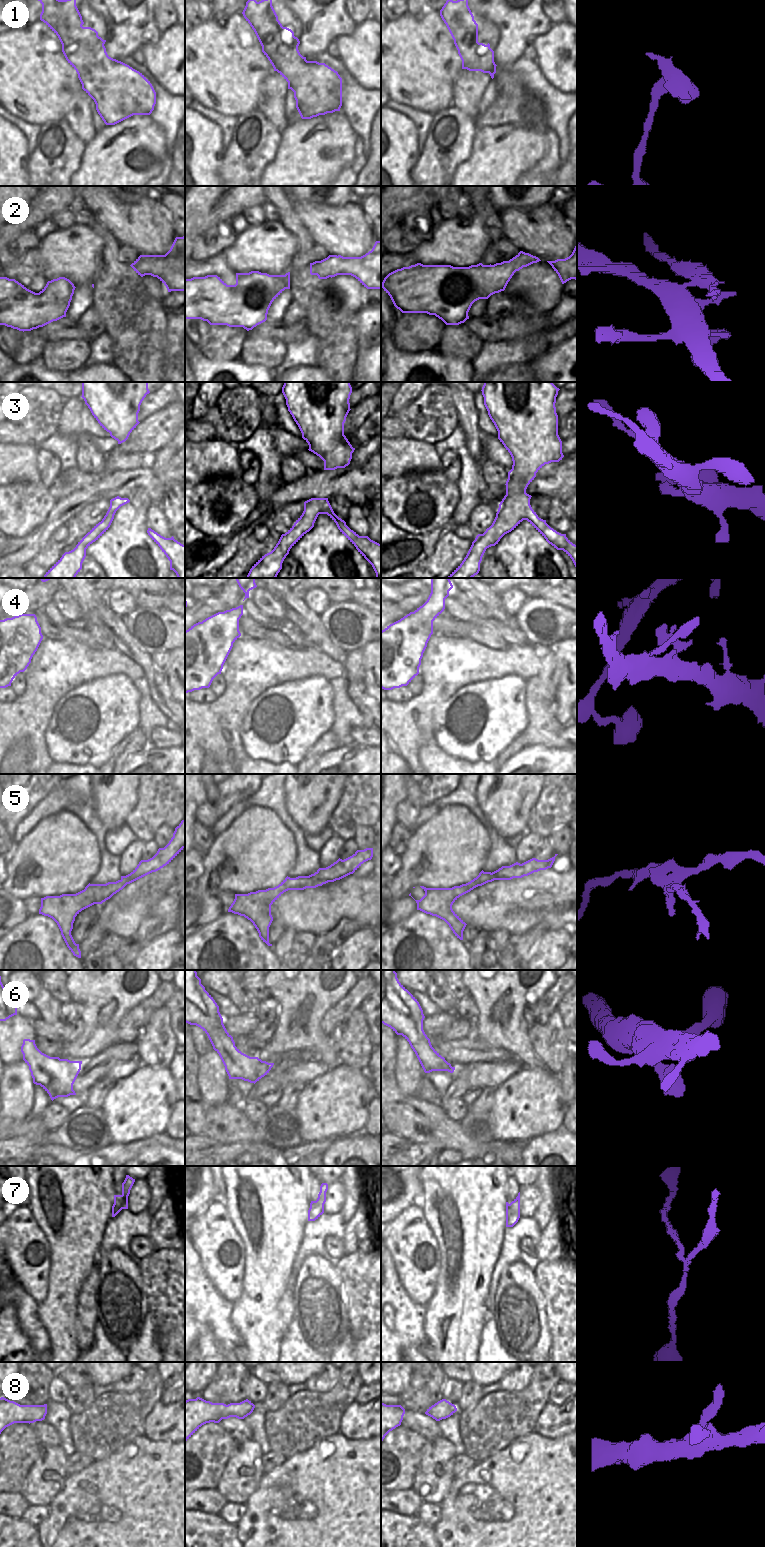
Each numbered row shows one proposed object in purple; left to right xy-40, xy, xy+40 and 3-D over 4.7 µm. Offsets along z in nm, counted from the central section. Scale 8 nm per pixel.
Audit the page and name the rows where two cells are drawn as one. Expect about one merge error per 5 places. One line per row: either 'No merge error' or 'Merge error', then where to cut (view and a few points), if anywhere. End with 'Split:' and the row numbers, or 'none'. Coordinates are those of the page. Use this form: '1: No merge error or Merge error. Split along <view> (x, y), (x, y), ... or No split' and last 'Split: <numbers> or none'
1: Merge error. Split along xy+40 (465, 64), (471, 63), (478, 70)
2: Merge error. Split along xy (336, 255), (316, 266), (310, 267)
3: No merge error. No split
4: No merge error. No split
5: Merge error. Split along xy (309, 875), (317, 878), (322, 884)
6: No merge error. No split
7: Merge error. Split along xy-40 (122, 1195), (121, 1209)
8: No merge error. No split
Split: 1, 2, 5, 7

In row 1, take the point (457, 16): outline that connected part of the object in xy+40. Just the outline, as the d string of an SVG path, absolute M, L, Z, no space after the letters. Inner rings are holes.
M447 0L440 16L446 24L462 60L462 69L471 63L478 71L489 73L494 78L496 64L494 51L487 45L478 42L478 24L468 6L468 0Z

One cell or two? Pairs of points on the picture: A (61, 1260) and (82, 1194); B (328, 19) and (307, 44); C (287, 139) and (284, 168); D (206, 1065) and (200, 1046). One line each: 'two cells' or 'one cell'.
A: one cell
B: one cell
C: one cell
D: two cells

